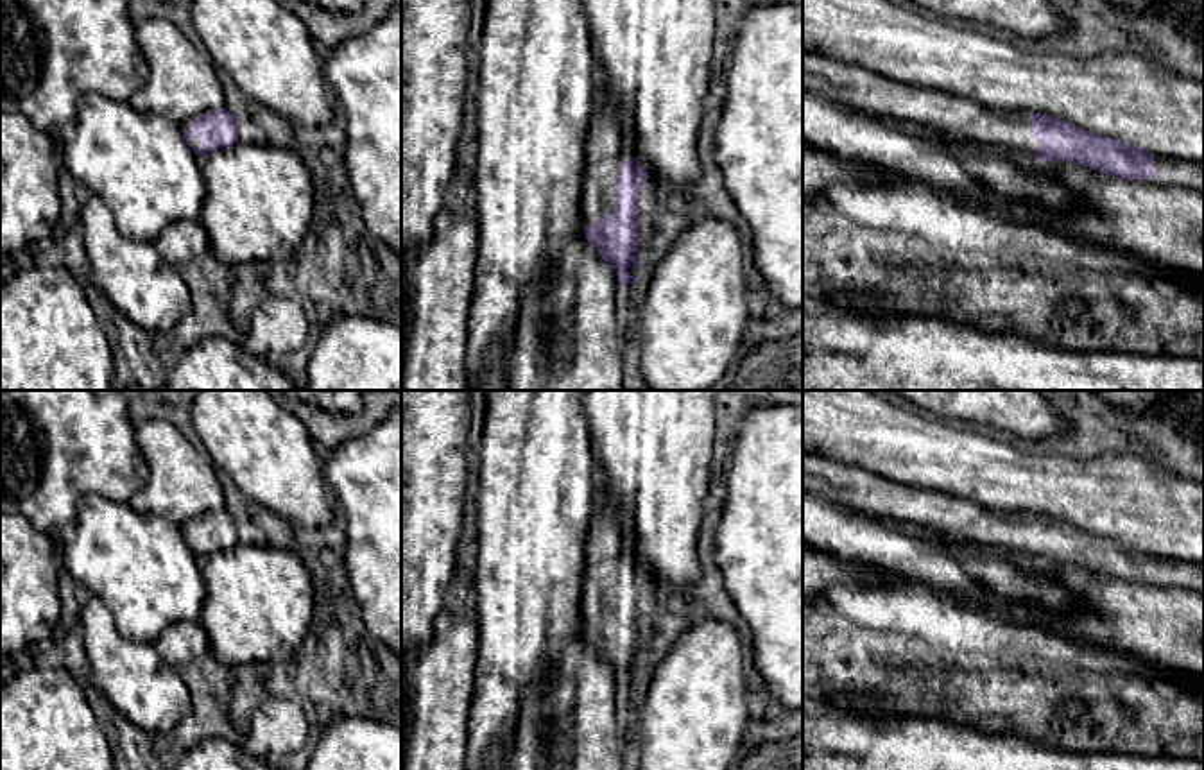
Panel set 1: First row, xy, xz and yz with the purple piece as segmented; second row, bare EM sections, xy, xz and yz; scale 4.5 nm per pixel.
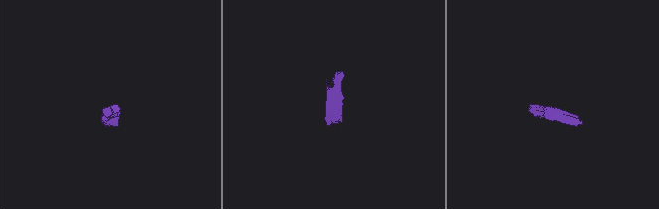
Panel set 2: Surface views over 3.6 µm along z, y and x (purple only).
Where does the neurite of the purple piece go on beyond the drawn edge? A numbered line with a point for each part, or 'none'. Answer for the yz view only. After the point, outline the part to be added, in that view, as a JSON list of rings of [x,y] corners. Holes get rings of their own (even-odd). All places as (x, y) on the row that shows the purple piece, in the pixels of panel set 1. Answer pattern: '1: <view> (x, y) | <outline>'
1: yz (943, 113) | [[[803,52],[803,90],[905,127],[1034,158],[1028,113],[989,109],[946,91],[899,84],[862,66]]]
2: yz (1174, 172) | [[[1156,154],[1154,167],[1161,175],[1145,179],[1147,184],[1181,186],[1204,193],[1204,163]]]

